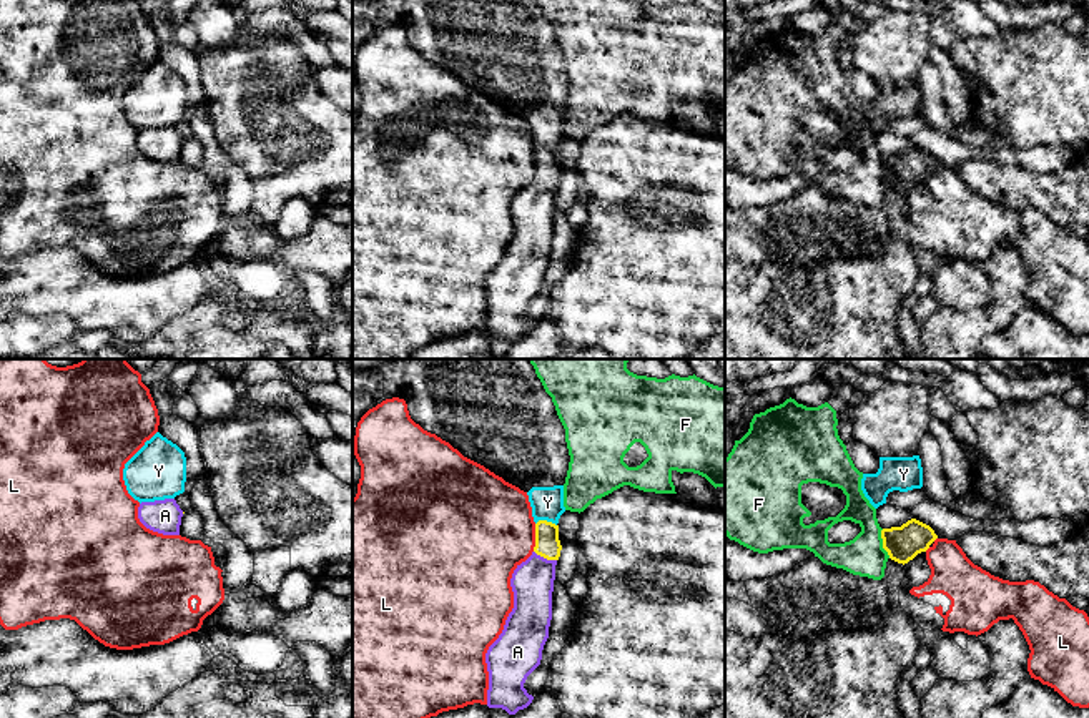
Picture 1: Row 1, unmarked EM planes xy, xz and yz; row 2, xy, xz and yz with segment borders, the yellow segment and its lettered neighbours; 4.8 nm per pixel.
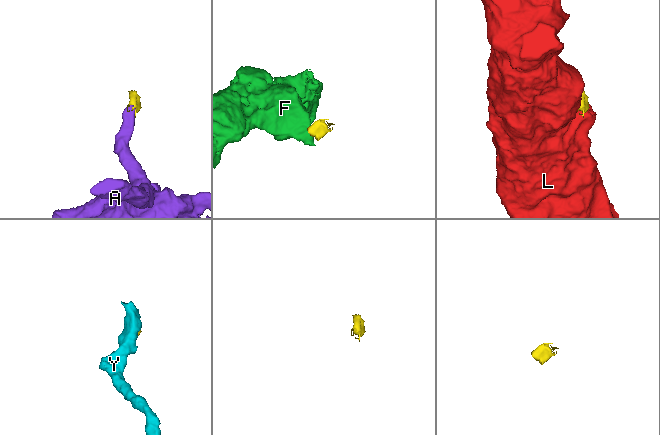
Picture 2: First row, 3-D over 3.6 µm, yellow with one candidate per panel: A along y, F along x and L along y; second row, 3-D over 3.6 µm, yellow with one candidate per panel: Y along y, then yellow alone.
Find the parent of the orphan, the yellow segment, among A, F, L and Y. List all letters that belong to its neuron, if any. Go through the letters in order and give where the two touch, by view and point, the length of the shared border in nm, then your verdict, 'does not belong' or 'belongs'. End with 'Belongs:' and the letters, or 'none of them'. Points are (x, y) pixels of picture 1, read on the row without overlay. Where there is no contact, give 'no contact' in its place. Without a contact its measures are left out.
A: contact xz (546, 185); length 120 nm; belongs
F: contact yz (883, 172); length 150 nm; does not belong
L: contact xz (536, 165); length 140 nm; does not belong
Y: contact xz (546, 148); length 110 nm; does not belong
Belongs: A

